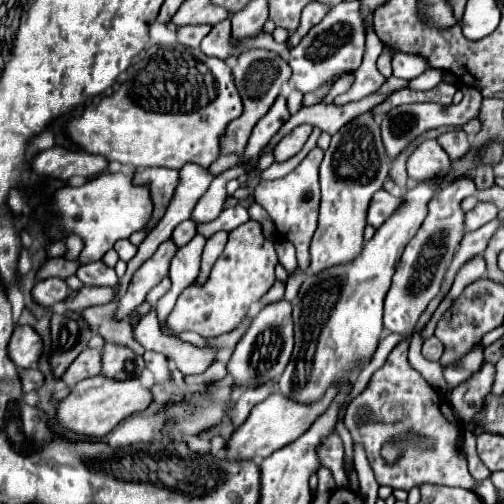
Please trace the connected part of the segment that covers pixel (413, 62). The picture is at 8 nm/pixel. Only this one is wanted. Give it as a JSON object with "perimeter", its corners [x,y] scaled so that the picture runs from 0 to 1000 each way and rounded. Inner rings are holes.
{"perimeter":[[[766,91],[778,99],[778,137],[780,151],[817,159],[829,149],[837,149],[845,137],[853,137],[849,125],[841,121],[841,113],[825,113],[825,109],[810,109],[810,105],[794,105],[794,99],[774,91]]]}

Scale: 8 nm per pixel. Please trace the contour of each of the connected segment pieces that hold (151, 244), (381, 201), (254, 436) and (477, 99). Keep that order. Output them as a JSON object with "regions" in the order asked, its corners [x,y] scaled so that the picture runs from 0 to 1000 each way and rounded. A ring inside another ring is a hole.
{"regions":[[[[365,327],[365,335],[357,339],[357,367],[349,375],[349,387],[329,419],[329,427],[321,431],[321,438],[294,462],[294,470],[286,474],[286,482],[274,490],[274,502],[262,518],[254,518],[254,538],[250,546],[238,554],[234,562],[234,581],[246,581],[254,569],[254,558],[262,554],[266,538],[313,494],[317,482],[333,478],[345,450],[369,435],[377,435],[377,423],[389,407],[389,399],[405,387],[405,379],[413,375],[413,367],[421,363],[421,347],[413,347],[413,335],[397,331],[397,327]]],[[[754,375],[754,379],[738,391],[738,399],[734,399],[730,431],[726,431],[730,446],[754,450],[754,446],[782,423],[782,415],[794,411],[794,399],[798,399],[798,395],[786,395],[786,391],[774,387],[770,379]]],[[[667,764],[651,768],[651,776],[643,780],[643,788],[635,796],[627,796],[623,804],[603,804],[591,796],[579,796],[575,788],[563,788],[560,780],[540,780],[532,784],[520,800],[512,800],[500,815],[496,827],[488,831],[488,839],[480,847],[472,847],[456,875],[452,875],[452,911],[500,911],[500,907],[532,907],[544,895],[560,891],[563,883],[587,875],[587,867],[595,867],[599,859],[607,859],[615,851],[615,843],[627,835],[627,827],[635,827],[651,804],[663,796],[667,788]]],[[[919,169],[917,204],[895,208],[873,208],[873,204],[813,204],[813,208],[794,208],[786,216],[774,216],[774,224],[766,224],[766,236],[758,236],[758,280],[762,292],[774,308],[774,315],[782,315],[817,276],[825,276],[829,268],[837,268],[849,256],[861,252],[877,252],[877,248],[893,248],[893,252],[917,252],[925,240],[948,232],[952,220],[952,204],[956,204],[956,188],[944,173],[937,169]]]]}

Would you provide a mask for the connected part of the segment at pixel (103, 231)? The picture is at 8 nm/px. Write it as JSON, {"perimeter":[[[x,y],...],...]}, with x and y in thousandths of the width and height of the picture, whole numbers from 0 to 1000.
{"perimeter":[[[202,343],[175,355],[159,371],[123,371],[119,379],[111,379],[95,411],[103,419],[115,419],[127,466],[151,462],[163,470],[167,494],[159,502],[159,518],[183,522],[198,518],[234,474],[258,470],[266,458],[290,450],[302,423],[302,395],[290,371],[262,367],[262,351],[250,351],[242,343]]]}

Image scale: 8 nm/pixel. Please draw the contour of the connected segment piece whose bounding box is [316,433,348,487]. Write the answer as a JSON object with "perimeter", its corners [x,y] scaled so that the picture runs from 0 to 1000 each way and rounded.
{"perimeter":[[[667,859],[643,867],[635,875],[635,883],[627,887],[627,899],[631,899],[635,923],[643,923],[647,931],[659,935],[667,966],[690,966],[690,946],[687,946],[683,927],[679,927],[679,907],[683,907],[679,871]]]}

